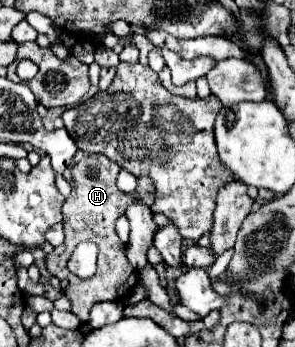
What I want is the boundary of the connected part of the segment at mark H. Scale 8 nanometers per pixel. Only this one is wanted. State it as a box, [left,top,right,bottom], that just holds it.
[44,151,154,323]

